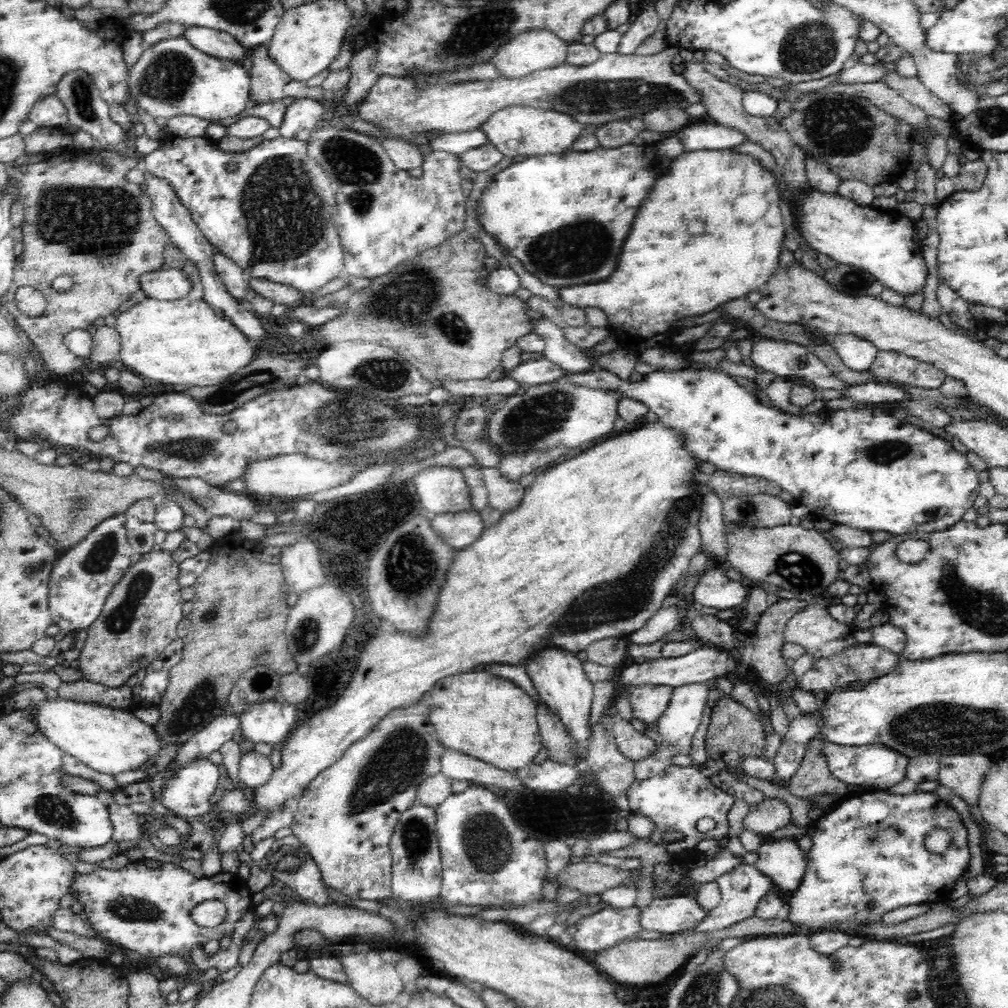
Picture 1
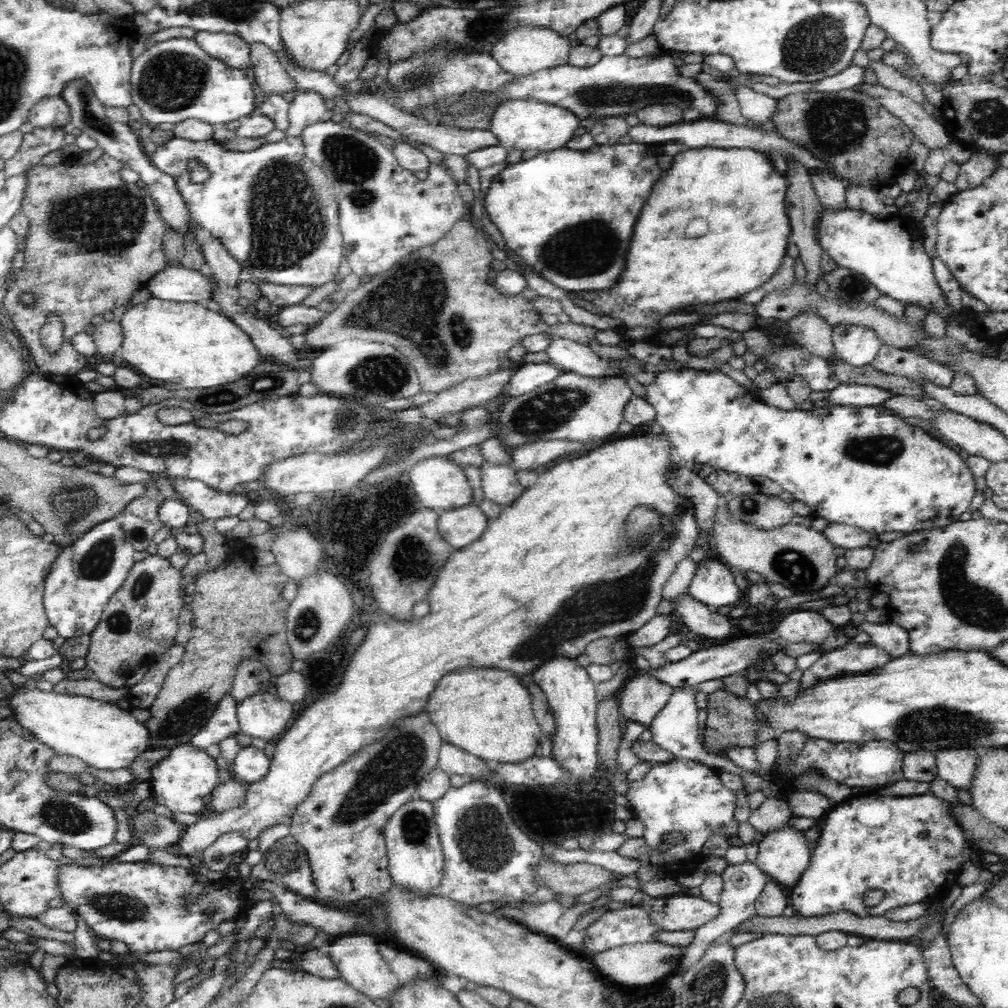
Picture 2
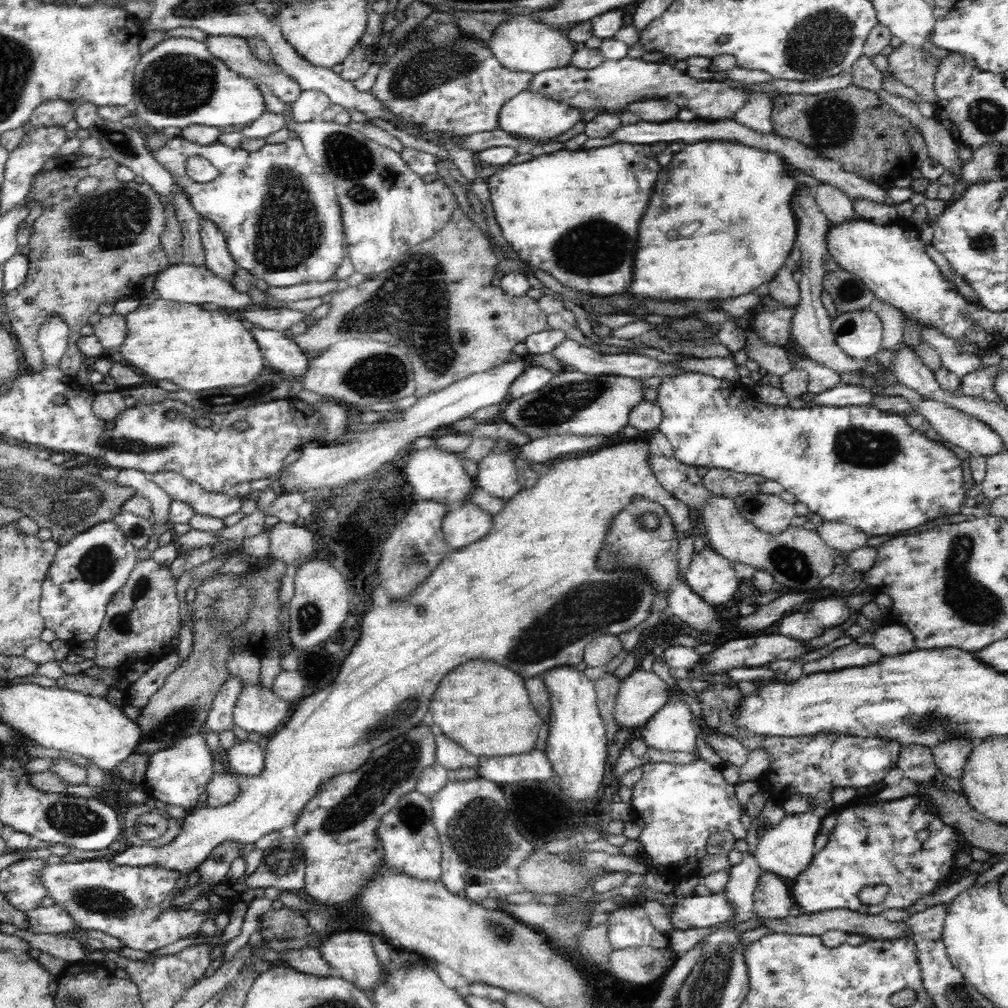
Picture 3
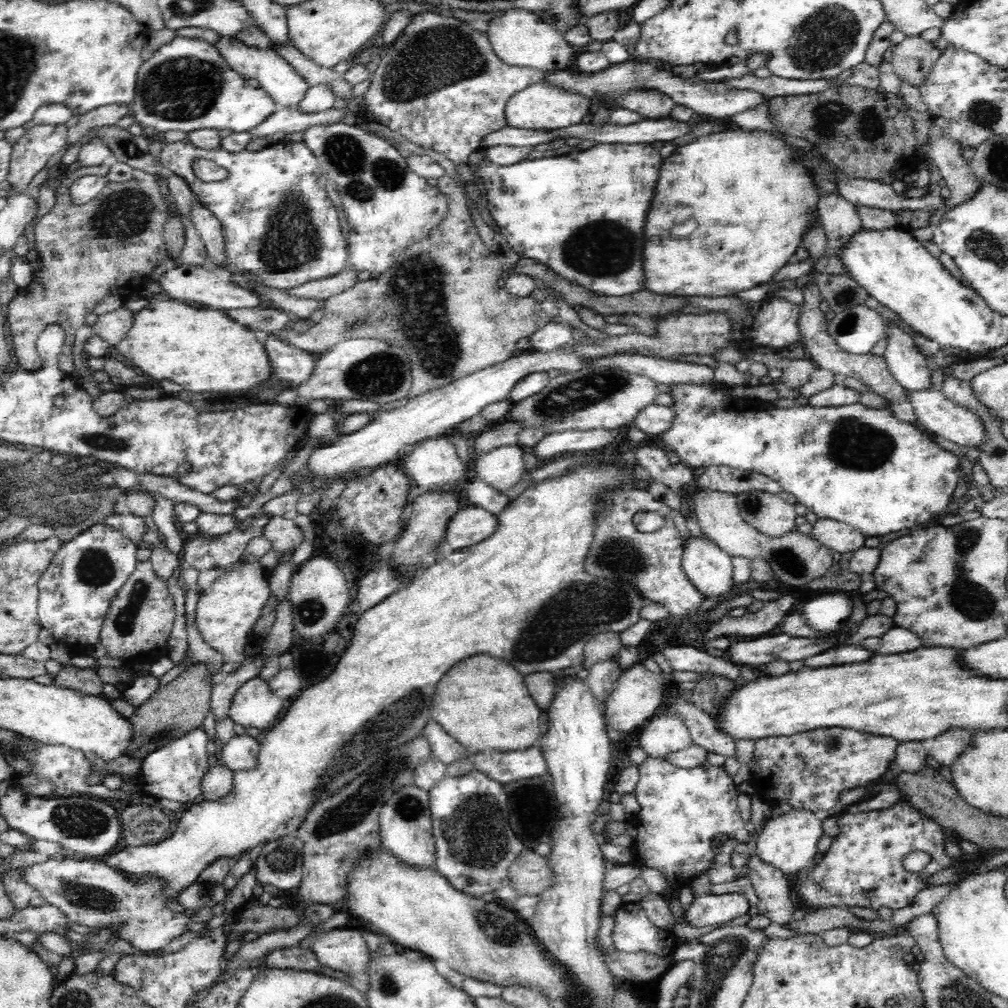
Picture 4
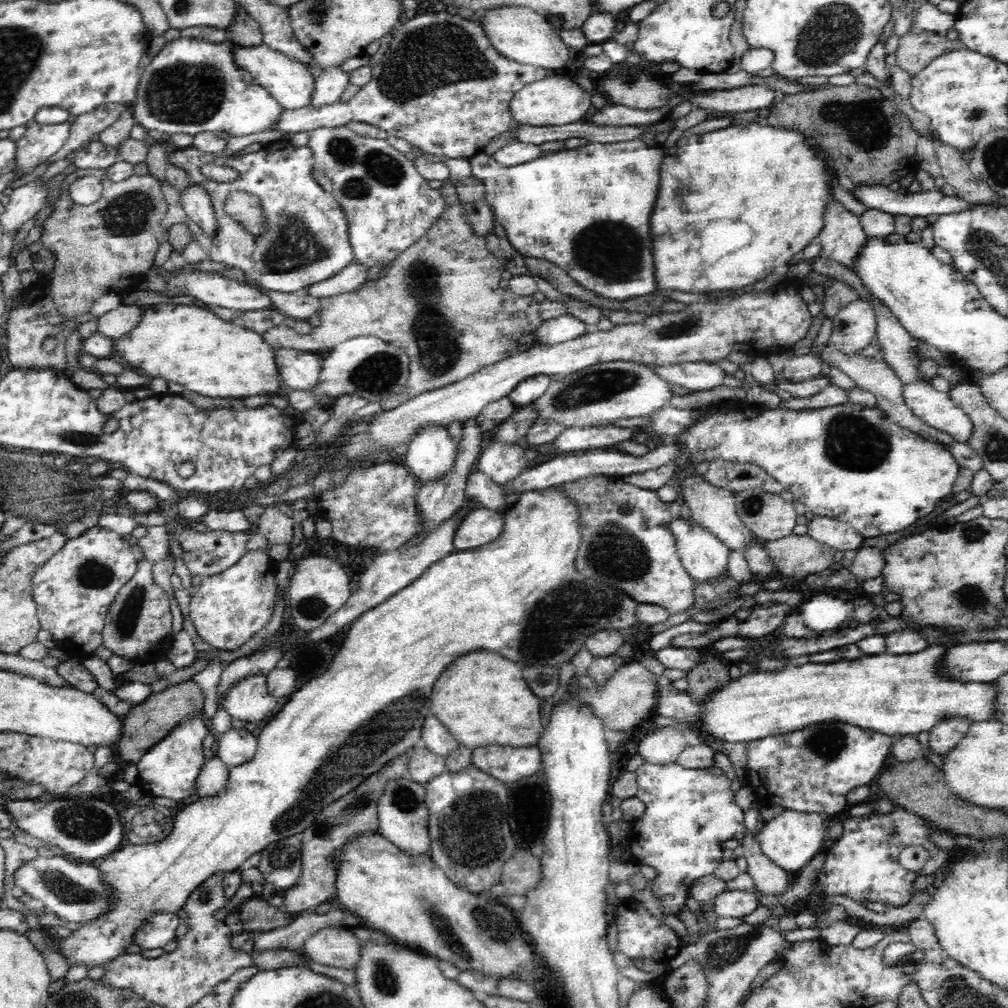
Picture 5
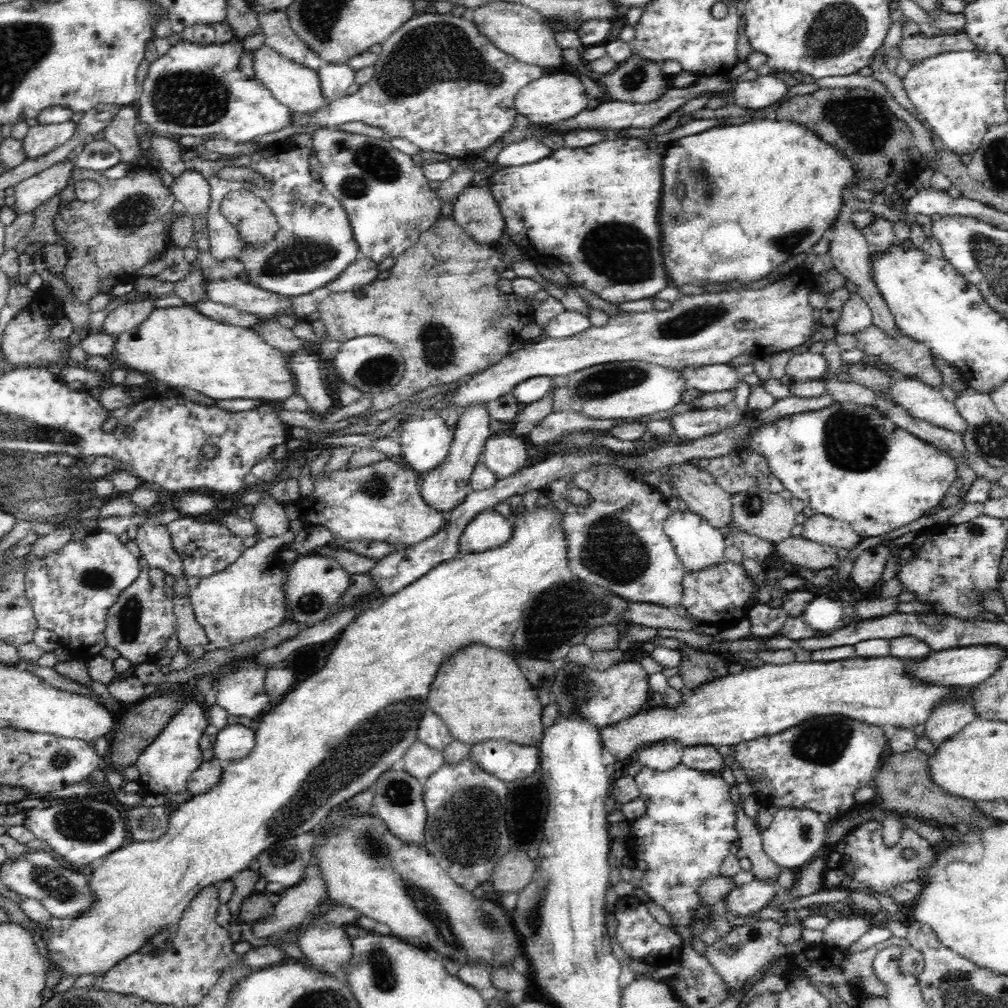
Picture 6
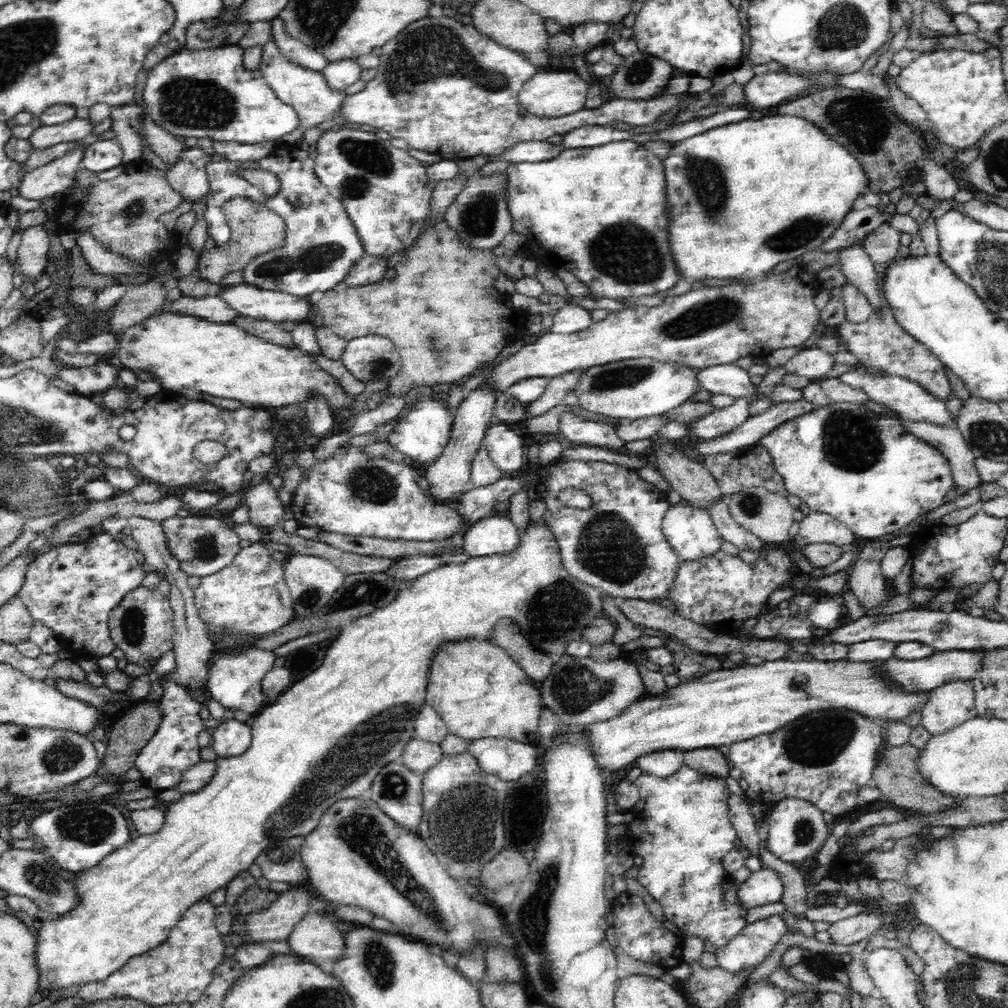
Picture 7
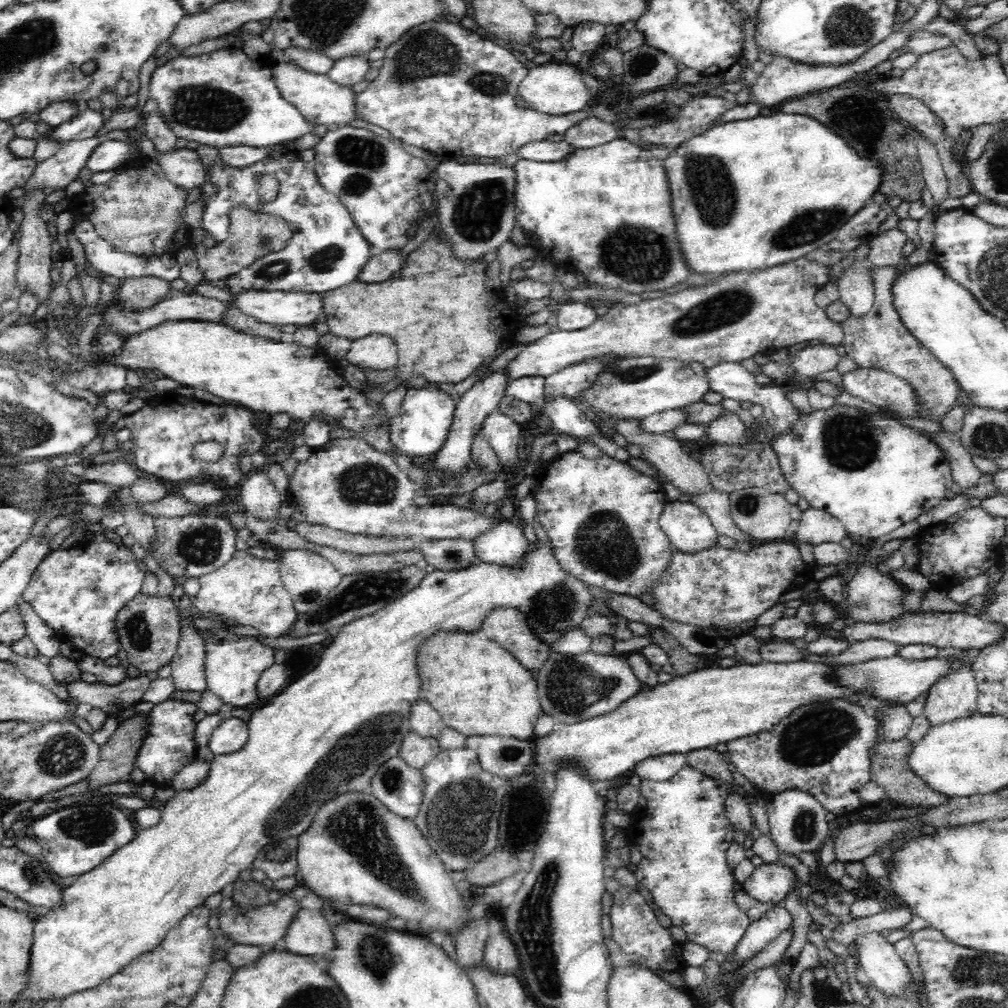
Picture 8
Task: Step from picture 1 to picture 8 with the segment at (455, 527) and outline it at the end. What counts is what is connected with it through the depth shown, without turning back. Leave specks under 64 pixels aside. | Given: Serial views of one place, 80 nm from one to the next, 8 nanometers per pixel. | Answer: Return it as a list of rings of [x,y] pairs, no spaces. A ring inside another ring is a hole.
[[[502,520],[488,534],[472,541],[474,554],[484,563],[507,570],[518,570],[518,566],[528,558],[528,540],[515,520]]]

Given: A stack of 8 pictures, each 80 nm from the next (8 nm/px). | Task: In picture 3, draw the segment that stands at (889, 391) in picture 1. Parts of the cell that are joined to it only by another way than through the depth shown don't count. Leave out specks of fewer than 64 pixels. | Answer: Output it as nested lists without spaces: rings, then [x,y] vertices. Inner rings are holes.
[[[841,383],[816,395],[813,400],[818,406],[863,406],[870,405],[876,396],[878,395],[866,387]]]

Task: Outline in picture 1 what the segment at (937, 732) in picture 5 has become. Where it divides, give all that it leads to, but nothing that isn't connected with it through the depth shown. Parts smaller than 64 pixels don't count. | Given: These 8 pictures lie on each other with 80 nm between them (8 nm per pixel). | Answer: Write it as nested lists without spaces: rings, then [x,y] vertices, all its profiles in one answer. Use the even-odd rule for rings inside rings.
[[[948,754],[940,756],[938,781],[950,788],[966,804],[978,806],[979,789],[990,768],[989,757],[983,754]]]

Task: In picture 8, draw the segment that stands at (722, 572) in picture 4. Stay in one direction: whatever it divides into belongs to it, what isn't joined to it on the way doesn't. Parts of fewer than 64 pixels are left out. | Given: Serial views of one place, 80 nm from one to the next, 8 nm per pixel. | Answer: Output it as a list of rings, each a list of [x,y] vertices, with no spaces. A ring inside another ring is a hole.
[[[668,501],[659,523],[678,552],[698,552],[718,542],[719,532],[710,517],[690,501]]]

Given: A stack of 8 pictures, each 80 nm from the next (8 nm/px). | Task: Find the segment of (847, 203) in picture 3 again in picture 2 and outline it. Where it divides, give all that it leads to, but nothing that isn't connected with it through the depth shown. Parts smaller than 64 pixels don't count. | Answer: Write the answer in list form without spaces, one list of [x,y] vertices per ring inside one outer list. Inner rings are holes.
[[[814,169],[809,173],[822,206],[828,207],[830,211],[842,211],[848,207],[845,197],[846,181],[840,181],[834,175],[816,173]]]

